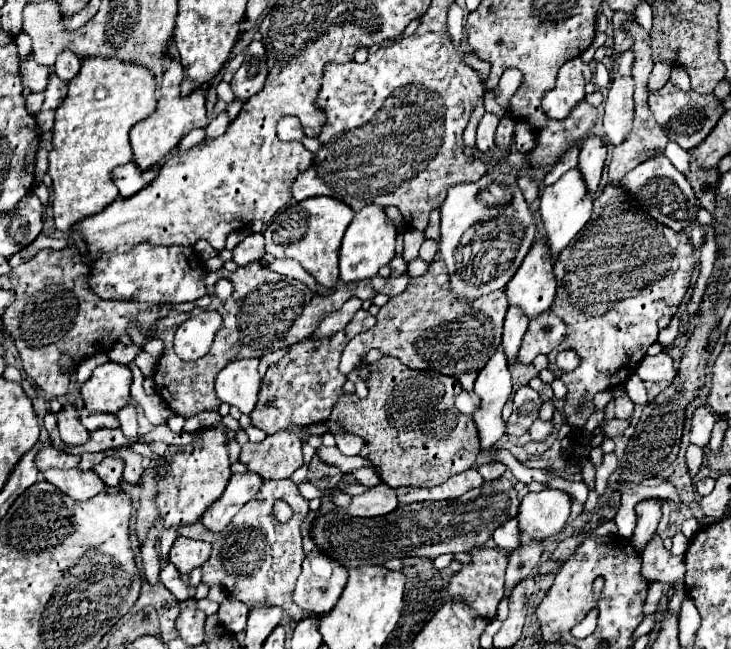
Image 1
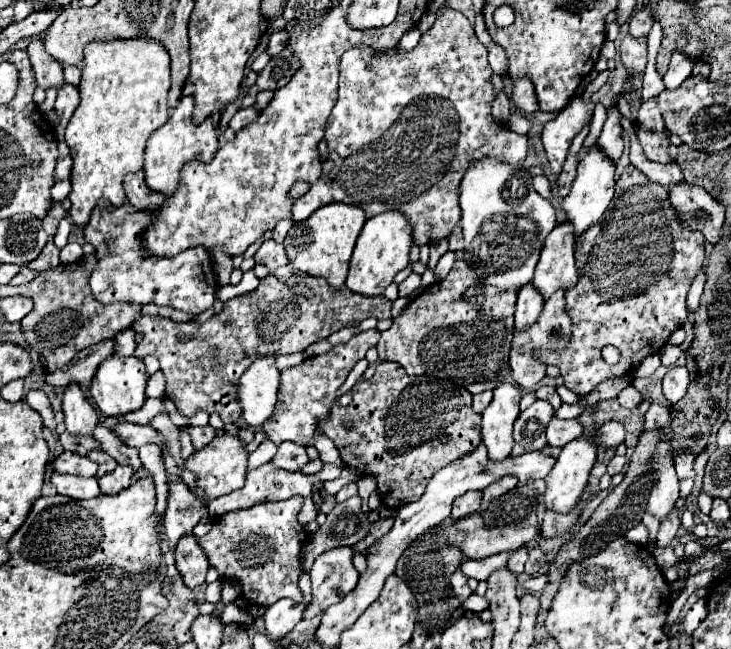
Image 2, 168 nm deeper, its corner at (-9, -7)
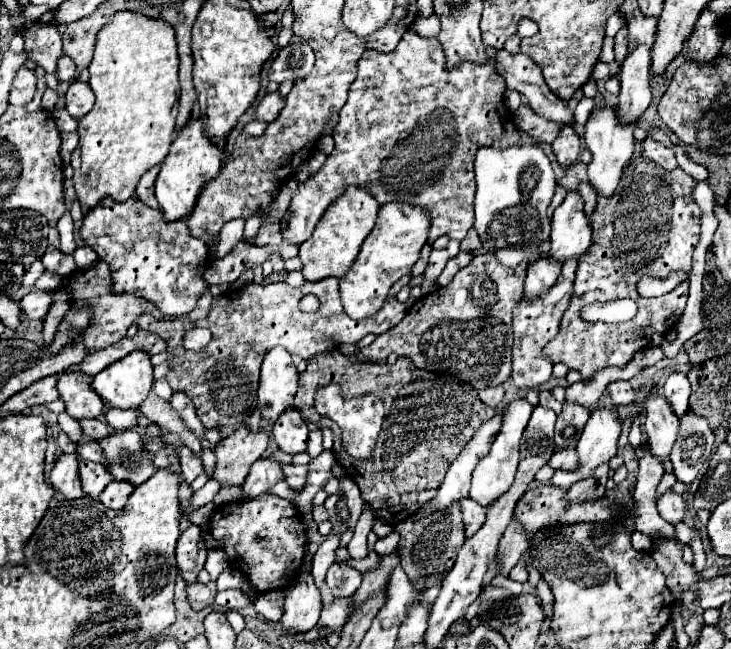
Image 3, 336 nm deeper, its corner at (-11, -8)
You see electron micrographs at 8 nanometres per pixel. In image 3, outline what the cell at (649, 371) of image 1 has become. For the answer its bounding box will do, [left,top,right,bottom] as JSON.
[663,373,691,415]

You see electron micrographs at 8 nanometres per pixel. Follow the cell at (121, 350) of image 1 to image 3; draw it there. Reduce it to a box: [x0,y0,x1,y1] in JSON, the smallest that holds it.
[141,277,409,429]

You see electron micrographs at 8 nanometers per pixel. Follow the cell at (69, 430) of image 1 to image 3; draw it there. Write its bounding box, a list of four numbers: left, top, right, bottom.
[57,373,103,421]

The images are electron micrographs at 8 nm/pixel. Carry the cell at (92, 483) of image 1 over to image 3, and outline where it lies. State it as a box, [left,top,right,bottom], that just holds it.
[51,455,87,499]

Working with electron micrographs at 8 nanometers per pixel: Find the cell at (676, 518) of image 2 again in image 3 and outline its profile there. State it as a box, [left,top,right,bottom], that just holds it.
[657,489,685,525]

